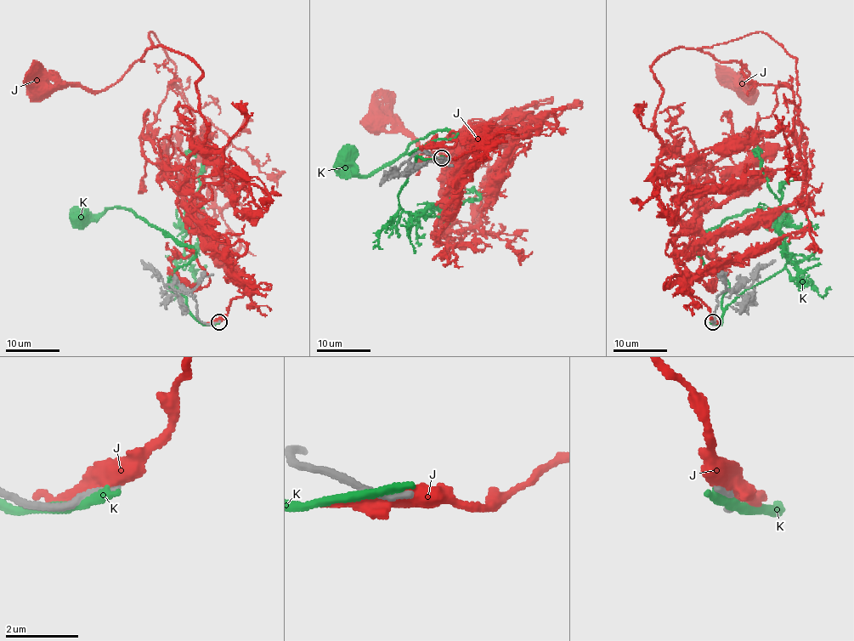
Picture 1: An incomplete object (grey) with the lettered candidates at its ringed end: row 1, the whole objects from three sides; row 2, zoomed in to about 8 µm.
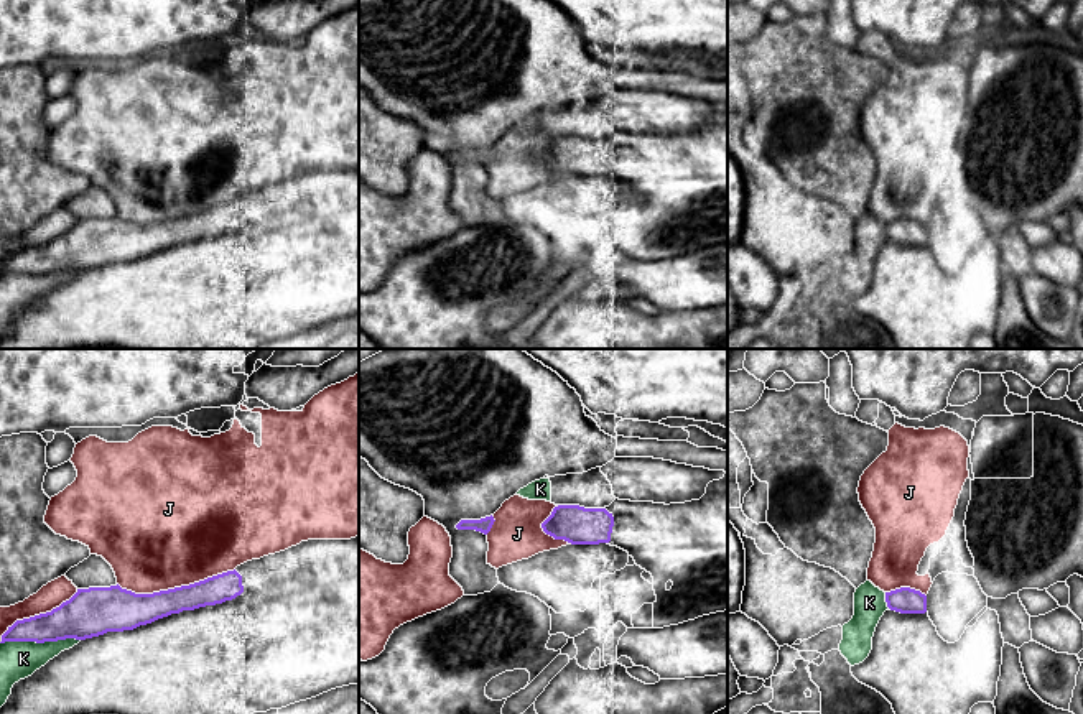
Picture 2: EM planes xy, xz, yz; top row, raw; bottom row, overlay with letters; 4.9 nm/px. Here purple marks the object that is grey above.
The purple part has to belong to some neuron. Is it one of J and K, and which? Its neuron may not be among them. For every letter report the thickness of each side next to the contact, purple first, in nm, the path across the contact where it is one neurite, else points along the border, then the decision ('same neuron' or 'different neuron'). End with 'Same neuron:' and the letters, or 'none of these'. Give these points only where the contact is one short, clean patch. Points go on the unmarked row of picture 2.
J: 170 nm thick on the purple side, 500 nm on the other; different neuron
K: 220 nm thick on the purple side, 190 nm on the other; different neuron
Same neuron: none of these

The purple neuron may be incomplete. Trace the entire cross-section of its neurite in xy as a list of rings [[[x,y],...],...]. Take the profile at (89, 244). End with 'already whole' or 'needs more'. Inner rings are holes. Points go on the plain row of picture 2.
[[[359,168],[351,171],[308,171],[285,183],[247,192],[204,212],[153,225],[135,225],[119,216],[110,219],[77,220],[51,243],[16,252],[2,267],[2,273],[58,273],[76,270],[79,275],[61,283],[31,308],[13,316],[12,326],[0,339],[0,349],[245,349],[253,344],[281,341],[316,329],[336,319],[359,316]]] | needs more

